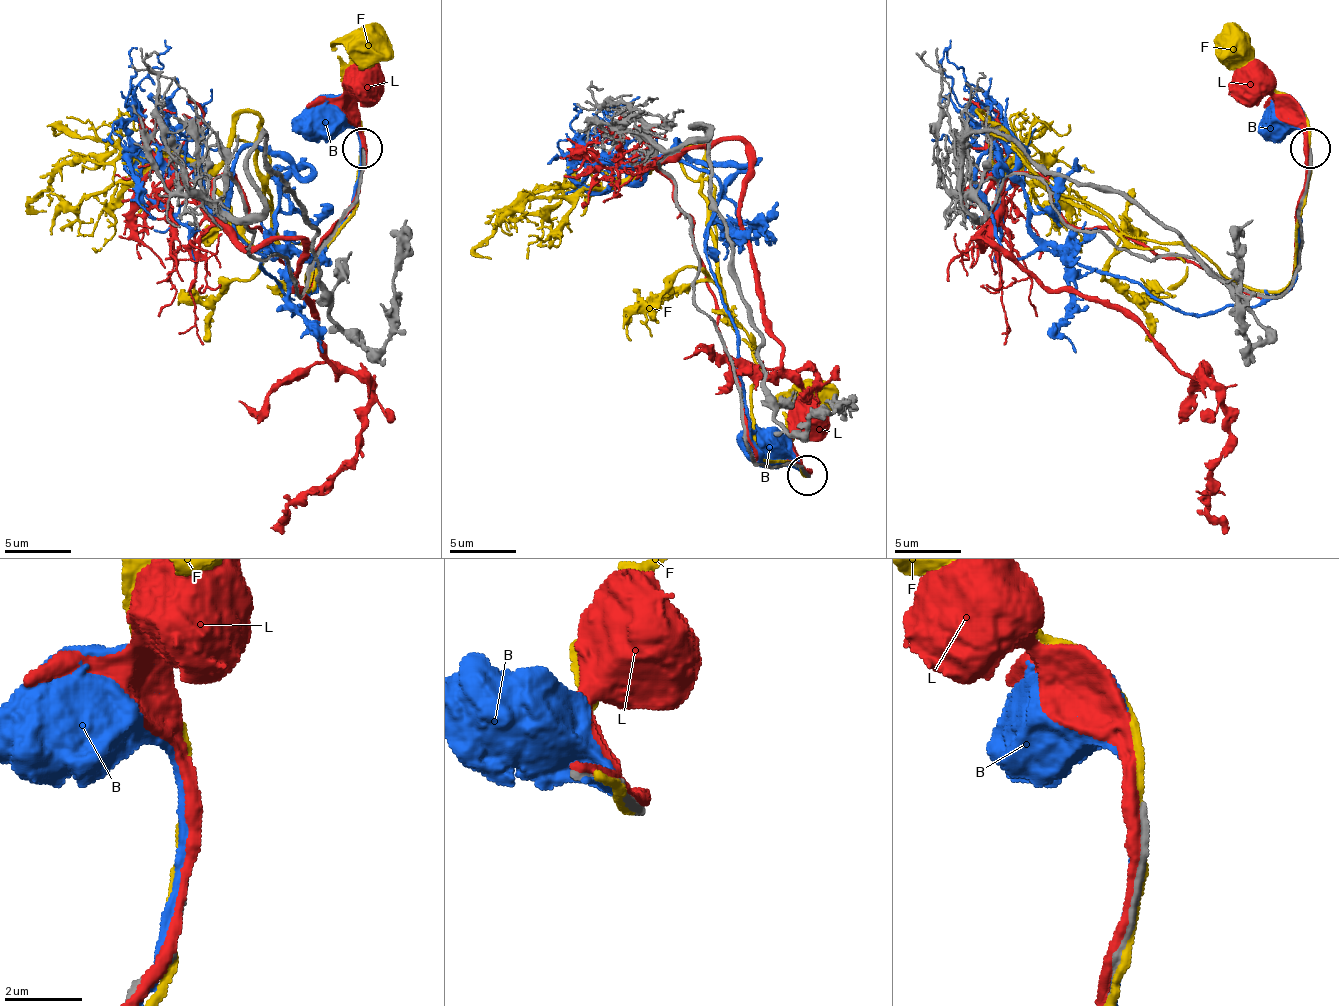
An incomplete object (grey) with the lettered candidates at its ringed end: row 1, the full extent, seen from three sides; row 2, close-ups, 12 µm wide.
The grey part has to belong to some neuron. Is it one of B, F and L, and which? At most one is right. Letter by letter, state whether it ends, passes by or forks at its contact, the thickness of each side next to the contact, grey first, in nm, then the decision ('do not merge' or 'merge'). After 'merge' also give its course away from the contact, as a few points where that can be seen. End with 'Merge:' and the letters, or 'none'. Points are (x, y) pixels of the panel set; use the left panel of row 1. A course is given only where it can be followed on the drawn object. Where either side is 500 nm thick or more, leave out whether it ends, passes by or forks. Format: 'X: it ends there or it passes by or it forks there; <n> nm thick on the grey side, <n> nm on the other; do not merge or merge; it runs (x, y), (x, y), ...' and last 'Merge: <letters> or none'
B: it passes by; 200 nm thick on the grey side, 220 nm on the other; do not merge
F: it passes by; 240 nm thick on the grey side, 220 nm on the other; do not merge
L: it passes by; 220 nm thick on the grey side, 240 nm on the other; do not merge
Merge: none

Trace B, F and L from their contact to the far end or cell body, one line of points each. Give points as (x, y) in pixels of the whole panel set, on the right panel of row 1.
B: (1308, 173), (1304, 137), (1294, 127), (1288, 130), (1278, 120)
F: (1308, 170), (1308, 120), (1291, 100), (1248, 63), (1231, 60), (1224, 53), (1231, 47)
L: (1308, 170), (1304, 133), (1251, 80)

